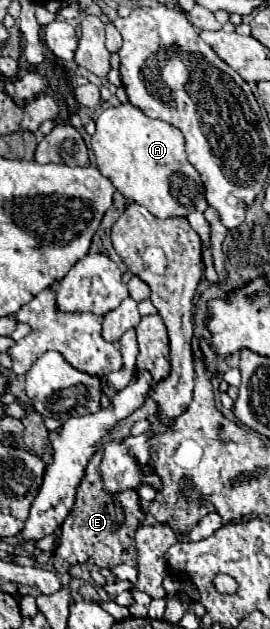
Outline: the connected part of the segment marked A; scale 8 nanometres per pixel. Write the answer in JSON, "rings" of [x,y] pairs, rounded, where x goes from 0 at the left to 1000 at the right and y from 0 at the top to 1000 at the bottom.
{"rings":[[[481,162],[378,175],[356,188],[341,238],[363,270],[407,283],[430,302],[548,331],[578,347],[696,343],[719,334],[756,337],[770,331],[741,277],[689,251],[674,210],[600,191],[548,188]]]}

